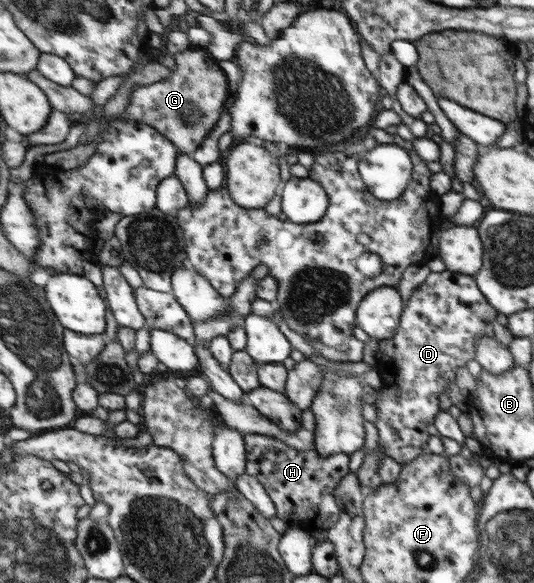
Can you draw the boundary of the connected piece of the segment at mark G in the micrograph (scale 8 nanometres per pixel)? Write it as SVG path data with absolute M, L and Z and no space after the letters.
M194 46L184 53L178 53L174 59L177 67L175 72L156 84L135 87L131 93L130 105L125 113L116 119L134 120L154 126L154 129L161 130L170 141L173 141L179 151L193 155L205 143L218 121L221 107L229 93L227 79L220 67L216 65L214 57L203 46Z

